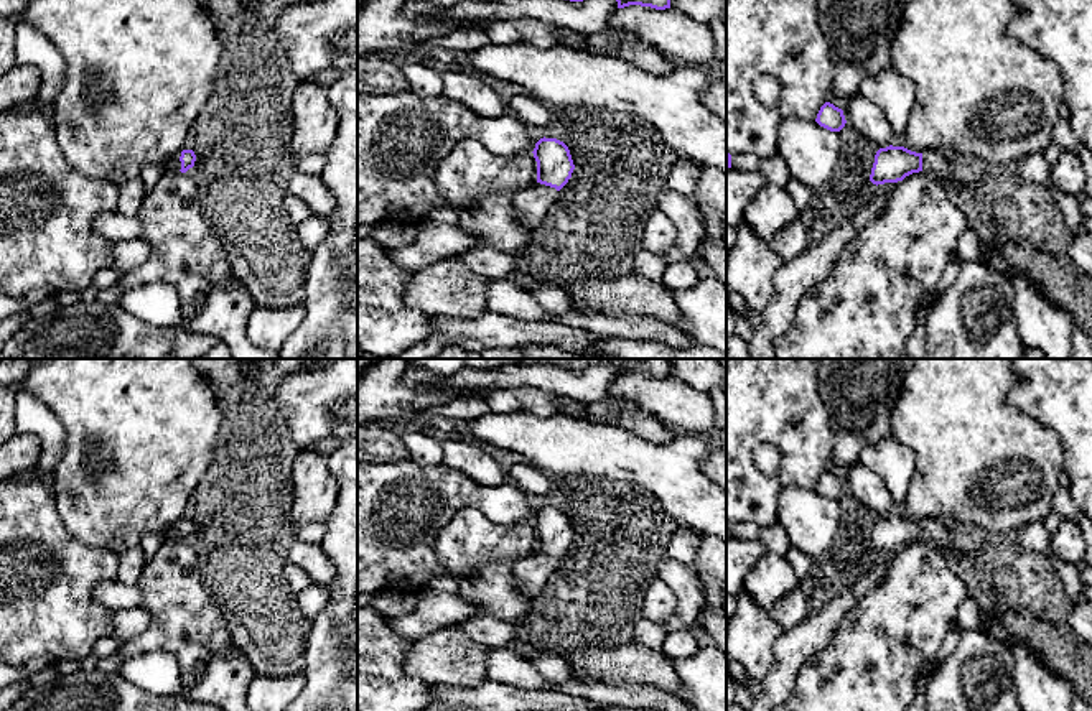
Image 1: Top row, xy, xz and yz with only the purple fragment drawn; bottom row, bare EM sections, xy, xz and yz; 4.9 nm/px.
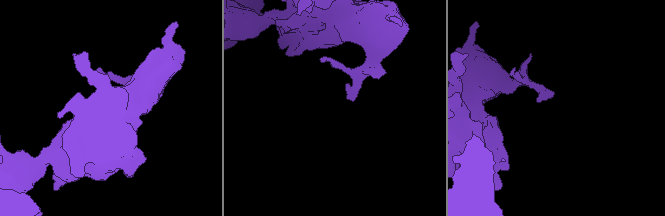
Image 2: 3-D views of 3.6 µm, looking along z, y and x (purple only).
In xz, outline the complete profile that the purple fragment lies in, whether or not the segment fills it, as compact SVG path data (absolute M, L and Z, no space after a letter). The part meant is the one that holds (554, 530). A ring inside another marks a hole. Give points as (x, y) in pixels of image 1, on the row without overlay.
M540 507L534 517L537 551L514 565L514 583L520 594L537 599L575 538L568 515L557 507Z

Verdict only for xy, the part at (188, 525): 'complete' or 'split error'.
split error

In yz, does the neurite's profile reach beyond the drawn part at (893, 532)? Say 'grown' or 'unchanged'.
grown

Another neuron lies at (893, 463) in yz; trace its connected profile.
M888 438L865 448L858 461L883 481L894 500L906 500L916 471L916 453L909 446Z

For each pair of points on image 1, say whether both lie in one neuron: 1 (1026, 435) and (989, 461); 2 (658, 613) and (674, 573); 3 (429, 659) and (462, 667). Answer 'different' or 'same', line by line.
1: same
2: different
3: same

